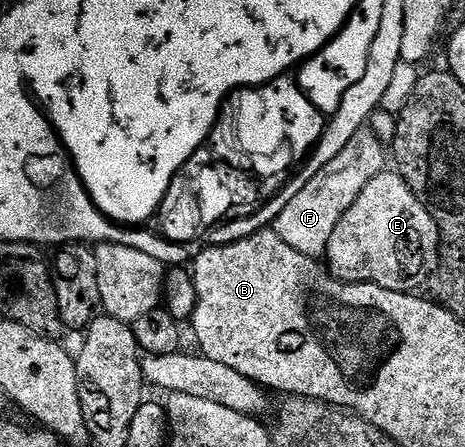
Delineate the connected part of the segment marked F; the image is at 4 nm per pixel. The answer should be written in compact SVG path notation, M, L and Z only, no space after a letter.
M363 128L355 132L350 142L334 160L326 164L316 176L307 182L306 188L286 205L282 214L272 222L273 234L278 235L294 252L302 252L302 256L319 259L327 251L328 241L338 228L338 220L346 216L350 204L362 196L362 188L374 180L374 176L385 173L386 146L371 128Z

